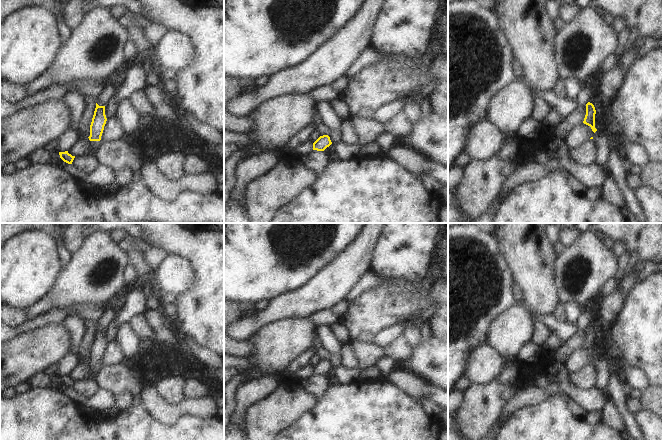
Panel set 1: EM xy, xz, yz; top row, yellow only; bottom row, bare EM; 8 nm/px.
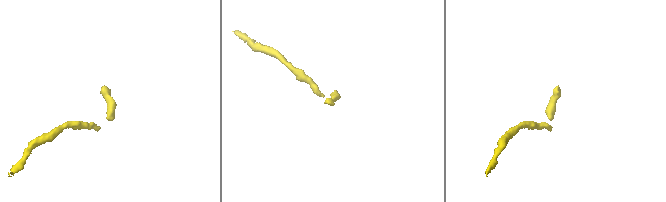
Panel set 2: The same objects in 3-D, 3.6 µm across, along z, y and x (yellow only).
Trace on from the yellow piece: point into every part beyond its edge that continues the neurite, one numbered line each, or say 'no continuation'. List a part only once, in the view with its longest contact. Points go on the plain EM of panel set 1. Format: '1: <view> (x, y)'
no continuation

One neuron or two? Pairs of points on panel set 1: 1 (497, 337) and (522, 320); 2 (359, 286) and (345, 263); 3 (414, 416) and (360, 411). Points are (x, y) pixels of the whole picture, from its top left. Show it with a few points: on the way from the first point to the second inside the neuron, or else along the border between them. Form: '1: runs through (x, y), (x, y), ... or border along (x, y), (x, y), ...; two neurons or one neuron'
1: runs through (503, 336), (516, 325); one neuron
2: border along (370, 270), (358, 279), (343, 298); two neurons
3: runs through (401, 416), (373, 416); one neuron

